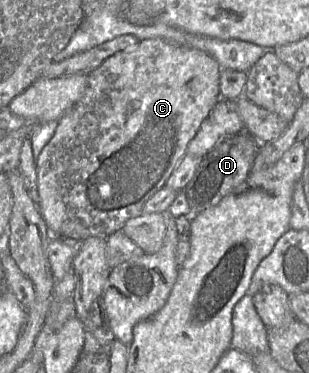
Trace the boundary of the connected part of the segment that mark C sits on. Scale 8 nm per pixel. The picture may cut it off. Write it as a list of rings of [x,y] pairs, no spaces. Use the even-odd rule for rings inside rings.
[[[156,38],[142,40],[133,48],[112,55],[87,74],[87,85],[82,97],[58,120],[53,137],[43,148],[36,161],[40,199],[38,207],[51,235],[71,241],[82,241],[89,237],[107,238],[116,231],[122,231],[129,219],[142,214],[145,202],[158,190],[166,186],[169,177],[187,154],[190,141],[220,100],[220,71],[217,61],[208,53]]]

